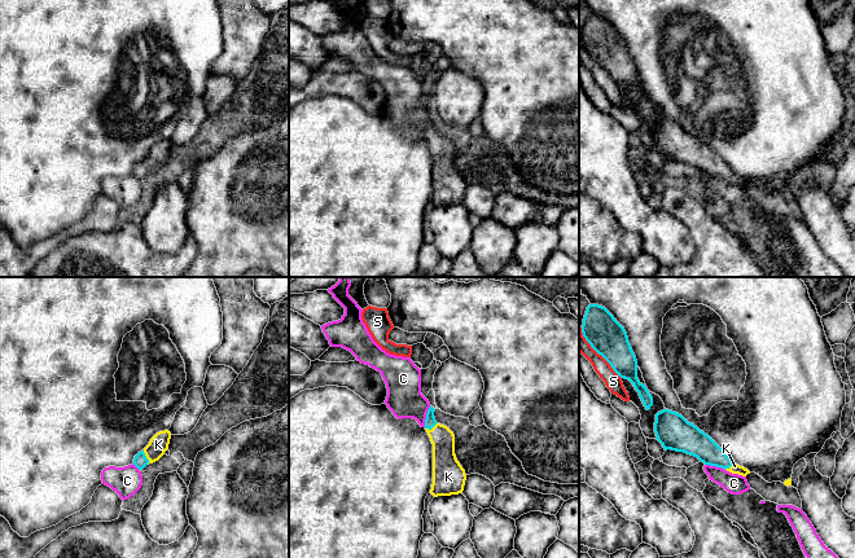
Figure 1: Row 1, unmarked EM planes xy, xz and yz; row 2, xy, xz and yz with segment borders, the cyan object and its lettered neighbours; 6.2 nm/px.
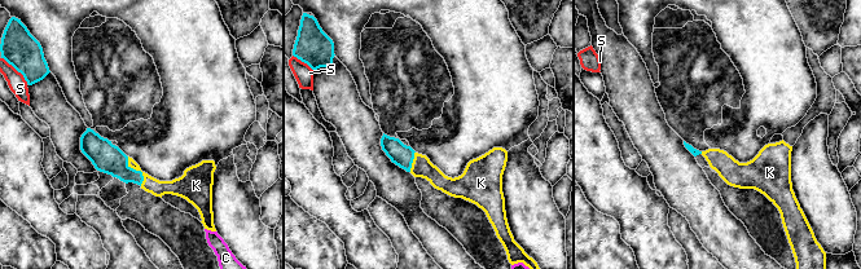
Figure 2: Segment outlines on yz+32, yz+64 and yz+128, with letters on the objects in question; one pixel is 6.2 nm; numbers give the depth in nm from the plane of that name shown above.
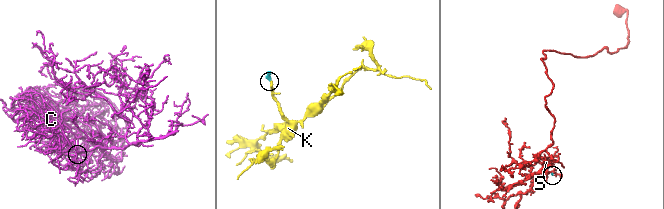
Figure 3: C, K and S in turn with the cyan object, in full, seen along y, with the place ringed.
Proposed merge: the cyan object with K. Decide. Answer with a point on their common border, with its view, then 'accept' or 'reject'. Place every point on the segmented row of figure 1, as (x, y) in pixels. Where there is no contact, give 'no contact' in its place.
meets cyan in xy at (145, 457); accept

